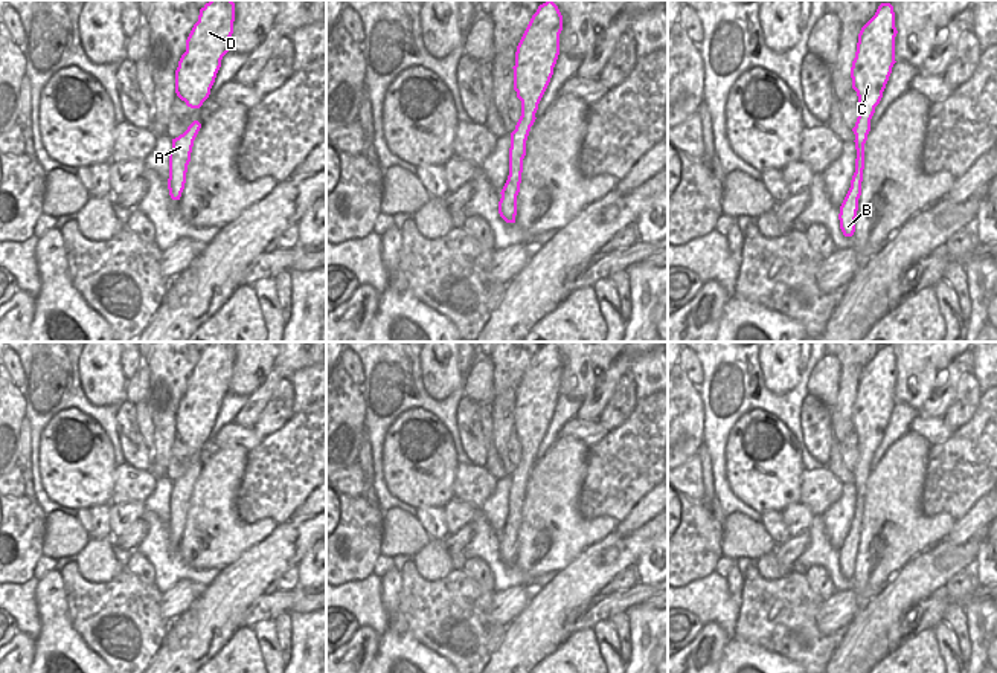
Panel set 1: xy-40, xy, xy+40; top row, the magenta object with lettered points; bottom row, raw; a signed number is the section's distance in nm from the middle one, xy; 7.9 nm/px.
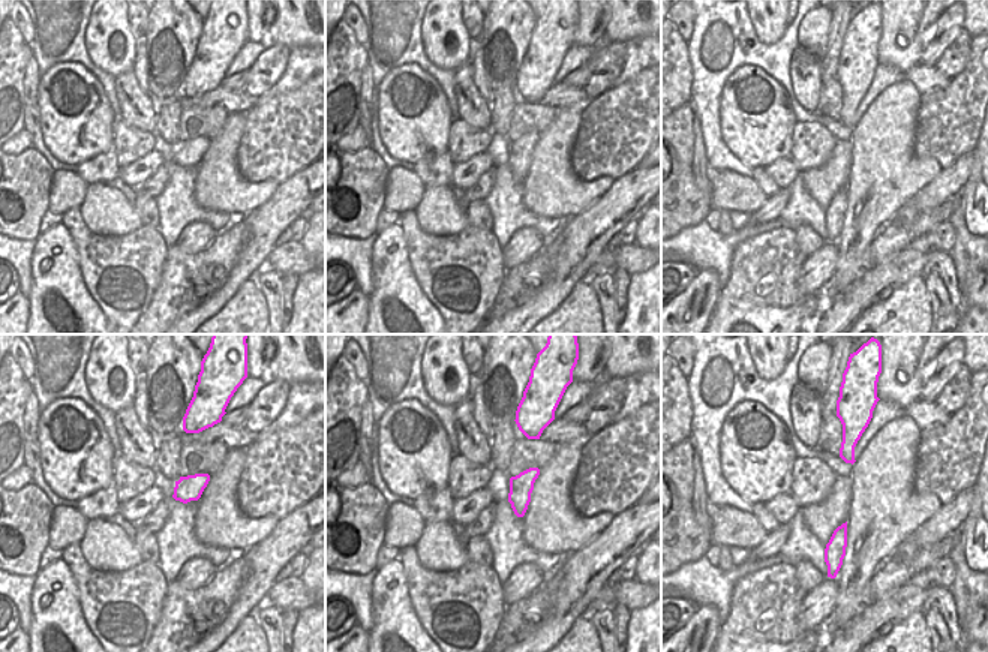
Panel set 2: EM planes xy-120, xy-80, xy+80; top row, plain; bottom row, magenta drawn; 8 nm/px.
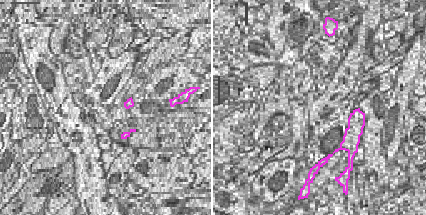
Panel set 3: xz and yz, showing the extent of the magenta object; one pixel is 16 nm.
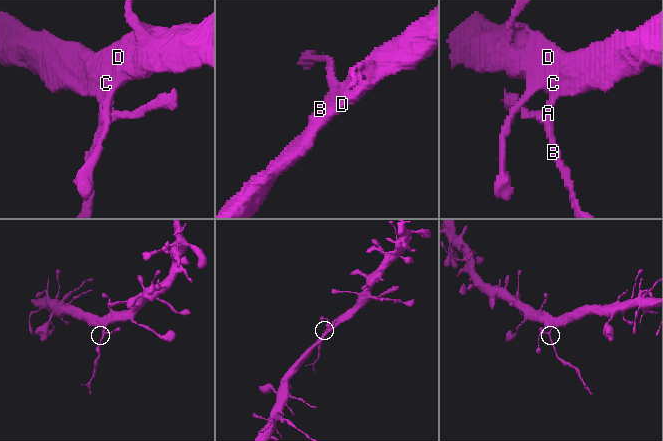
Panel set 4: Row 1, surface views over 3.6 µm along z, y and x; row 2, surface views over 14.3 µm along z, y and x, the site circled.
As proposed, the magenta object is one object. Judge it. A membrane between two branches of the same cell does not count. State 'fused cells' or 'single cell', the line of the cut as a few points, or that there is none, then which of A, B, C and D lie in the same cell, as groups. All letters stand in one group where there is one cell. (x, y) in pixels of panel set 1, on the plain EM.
fused cells; cut xy (529, 467), (516, 472); groups A B / C D

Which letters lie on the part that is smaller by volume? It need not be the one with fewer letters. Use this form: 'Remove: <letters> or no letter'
Remove: A, B

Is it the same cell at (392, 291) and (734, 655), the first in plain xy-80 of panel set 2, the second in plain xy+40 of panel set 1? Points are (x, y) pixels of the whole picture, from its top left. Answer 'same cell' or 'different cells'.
same cell

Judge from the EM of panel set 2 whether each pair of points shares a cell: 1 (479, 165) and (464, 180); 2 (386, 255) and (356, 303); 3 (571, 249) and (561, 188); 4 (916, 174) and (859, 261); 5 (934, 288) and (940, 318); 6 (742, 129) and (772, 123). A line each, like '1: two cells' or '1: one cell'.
1: one cell
2: two cells
3: two cells
4: one cell
5: one cell
6: one cell

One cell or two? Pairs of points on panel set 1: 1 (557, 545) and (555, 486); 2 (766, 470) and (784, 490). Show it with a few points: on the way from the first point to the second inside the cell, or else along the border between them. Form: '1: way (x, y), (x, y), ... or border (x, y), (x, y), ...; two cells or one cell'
1: way (558, 530), (555, 501); one cell
2: way (767, 475), (779, 486); one cell

